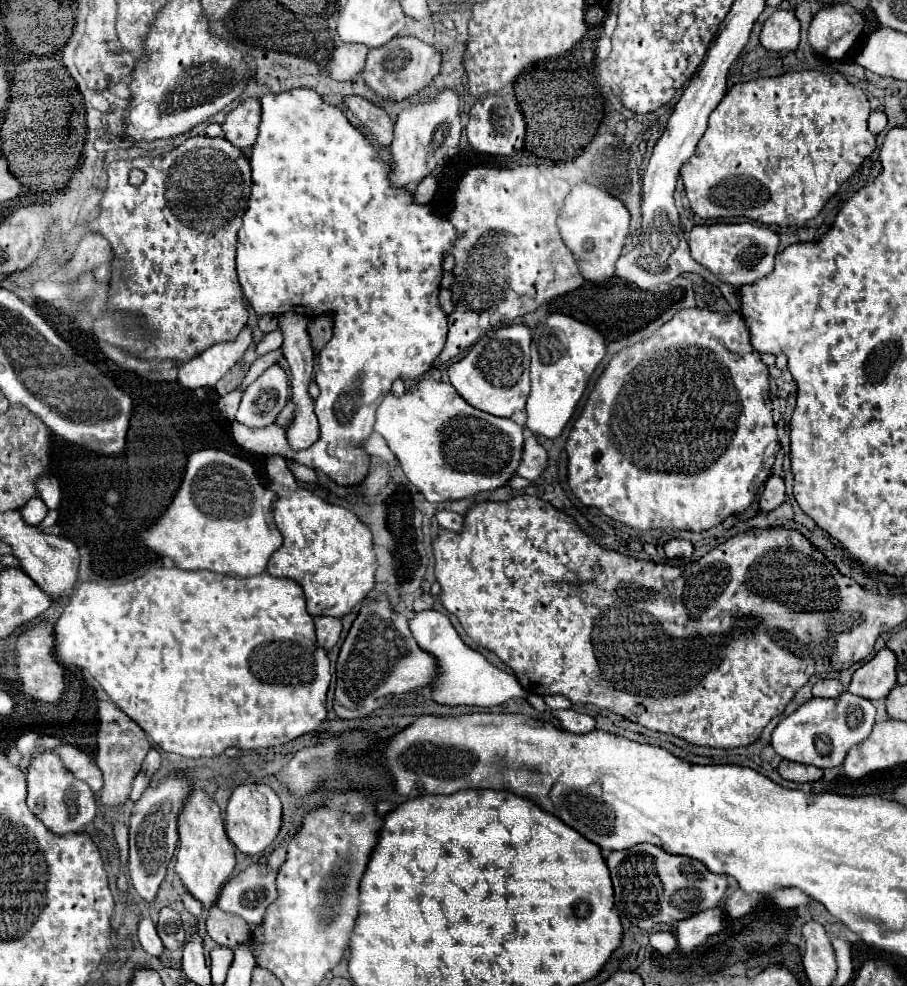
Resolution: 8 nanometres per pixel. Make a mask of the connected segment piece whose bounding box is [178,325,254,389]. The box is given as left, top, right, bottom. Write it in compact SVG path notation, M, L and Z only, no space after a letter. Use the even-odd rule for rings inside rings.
M246 325L236 337L236 341L216 343L196 359L182 363L178 367L178 381L190 389L214 387L242 359L252 339L254 339L252 327Z

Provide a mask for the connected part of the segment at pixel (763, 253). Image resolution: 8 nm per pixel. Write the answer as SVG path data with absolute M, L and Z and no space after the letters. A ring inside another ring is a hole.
M716 223L716 225L698 225L690 231L690 255L710 269L718 279L742 287L766 277L774 269L774 255L778 253L780 237L774 229L754 225L754 223Z

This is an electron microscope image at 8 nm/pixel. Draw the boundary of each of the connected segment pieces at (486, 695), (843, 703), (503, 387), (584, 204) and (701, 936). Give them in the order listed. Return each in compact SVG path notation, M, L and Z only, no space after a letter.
M434 609L420 611L410 621L410 631L412 631L418 647L436 659L438 675L436 675L434 685L430 685L432 699L436 703L450 705L450 707L456 707L456 705L494 707L494 705L502 705L508 699L522 697L524 691L522 691L520 683L516 681L516 677L494 667L490 661L486 661L486 657L482 653L470 649L456 633L448 615L434 611Z
M848 691L836 699L810 699L776 725L772 733L772 747L782 759L794 763L814 765L820 769L838 767L844 763L848 749L862 743L872 733L874 717L874 705Z
M508 325L492 331L492 335L484 335L478 343L472 345L466 357L452 363L448 367L448 377L454 389L460 393L464 401L472 407L496 415L496 417L512 417L516 411L526 407L526 399L530 393L528 367L530 367L530 343L532 329L526 325Z
M578 183L570 191L560 211L558 227L564 245L572 251L578 271L586 281L598 283L614 275L614 263L620 257L620 251L628 237L628 223L630 213L624 203L606 193L604 189L590 183Z
M708 909L700 911L684 921L678 923L676 927L676 937L678 937L678 949L682 953L692 953L696 947L704 945L708 937L720 933L722 929L722 909Z

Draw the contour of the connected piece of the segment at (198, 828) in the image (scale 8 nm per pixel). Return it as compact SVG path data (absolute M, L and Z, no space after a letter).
M194 789L188 797L182 813L180 813L180 843L176 849L176 875L180 877L184 889L202 903L204 909L210 909L224 887L224 883L230 879L236 857L234 857L234 845L228 841L228 835L224 833L224 821L220 815L220 807L202 791Z

